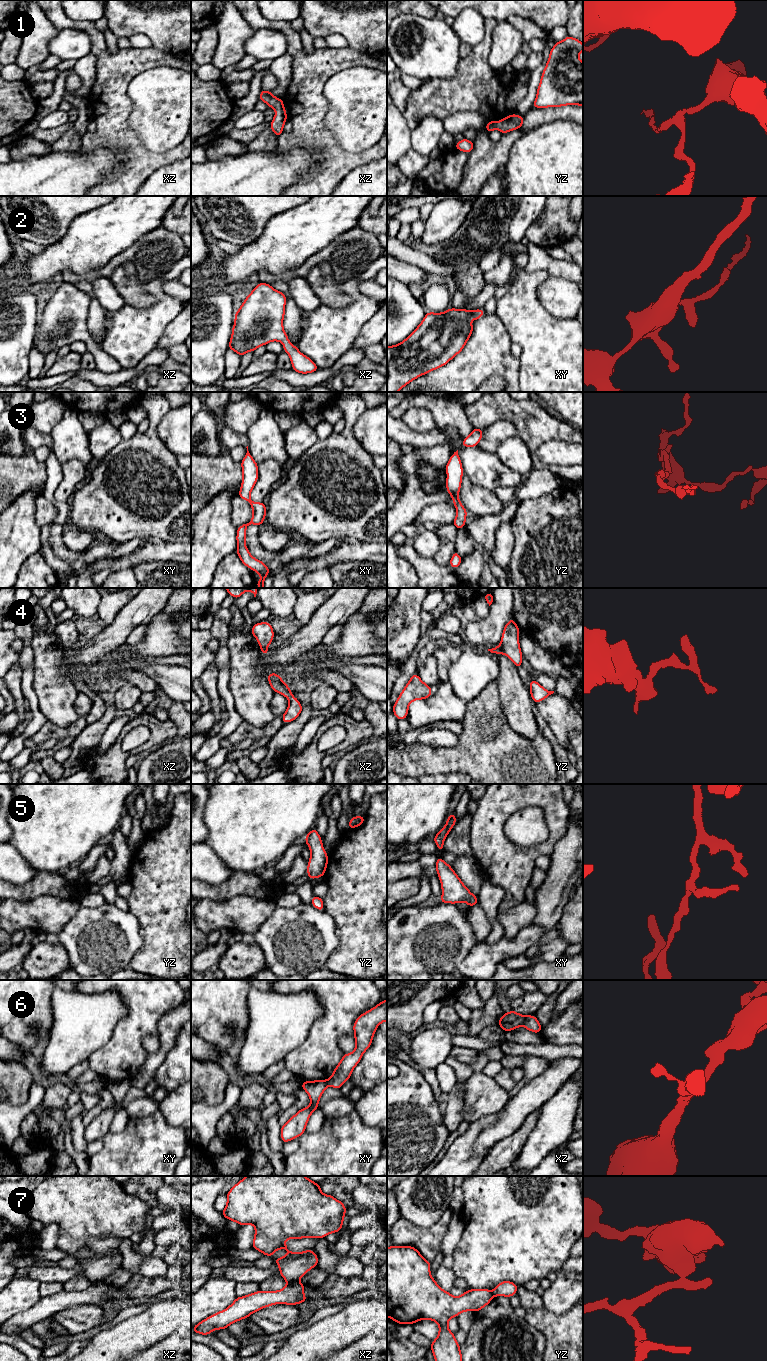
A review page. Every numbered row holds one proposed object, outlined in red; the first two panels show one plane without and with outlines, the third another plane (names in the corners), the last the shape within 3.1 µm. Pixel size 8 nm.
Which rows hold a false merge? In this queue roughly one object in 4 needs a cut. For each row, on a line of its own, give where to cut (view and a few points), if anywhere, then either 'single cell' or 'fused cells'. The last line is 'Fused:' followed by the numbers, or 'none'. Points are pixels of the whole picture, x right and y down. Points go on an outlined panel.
1: cut none; single cell
2: cut none; single cell
3: cut none; single cell
4: cut none; single cell
5: cut none; single cell
6: cut xz (525, 1017), (522, 1025); fused cells
7: cut xz (298, 1280), (288, 1282); fused cells
Fused: 6, 7

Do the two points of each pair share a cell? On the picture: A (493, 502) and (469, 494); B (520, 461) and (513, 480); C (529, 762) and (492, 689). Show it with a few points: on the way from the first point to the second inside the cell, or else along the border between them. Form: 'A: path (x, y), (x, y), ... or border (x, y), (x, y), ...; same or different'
A: path (487, 502), (484, 499), (475, 499); same
B: border (498, 457), (505, 465), (519, 472), (524, 477); different
C: path (511, 744), (492, 725), (492, 707); same

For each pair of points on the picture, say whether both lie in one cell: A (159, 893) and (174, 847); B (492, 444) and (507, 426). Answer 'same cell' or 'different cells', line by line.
A: same cell
B: same cell

